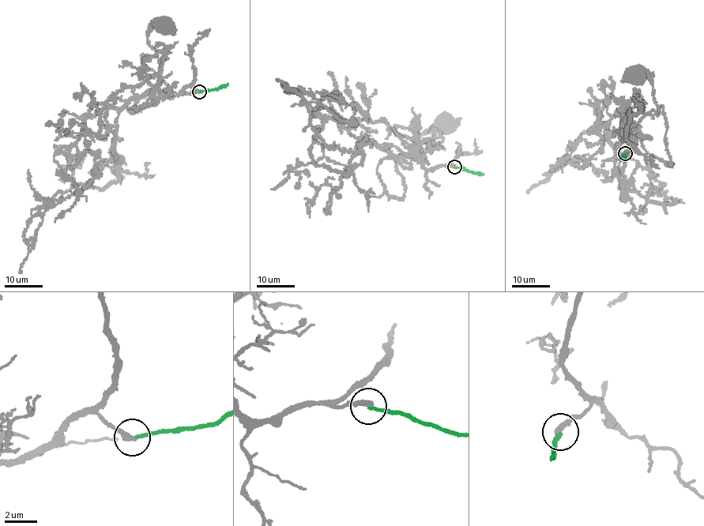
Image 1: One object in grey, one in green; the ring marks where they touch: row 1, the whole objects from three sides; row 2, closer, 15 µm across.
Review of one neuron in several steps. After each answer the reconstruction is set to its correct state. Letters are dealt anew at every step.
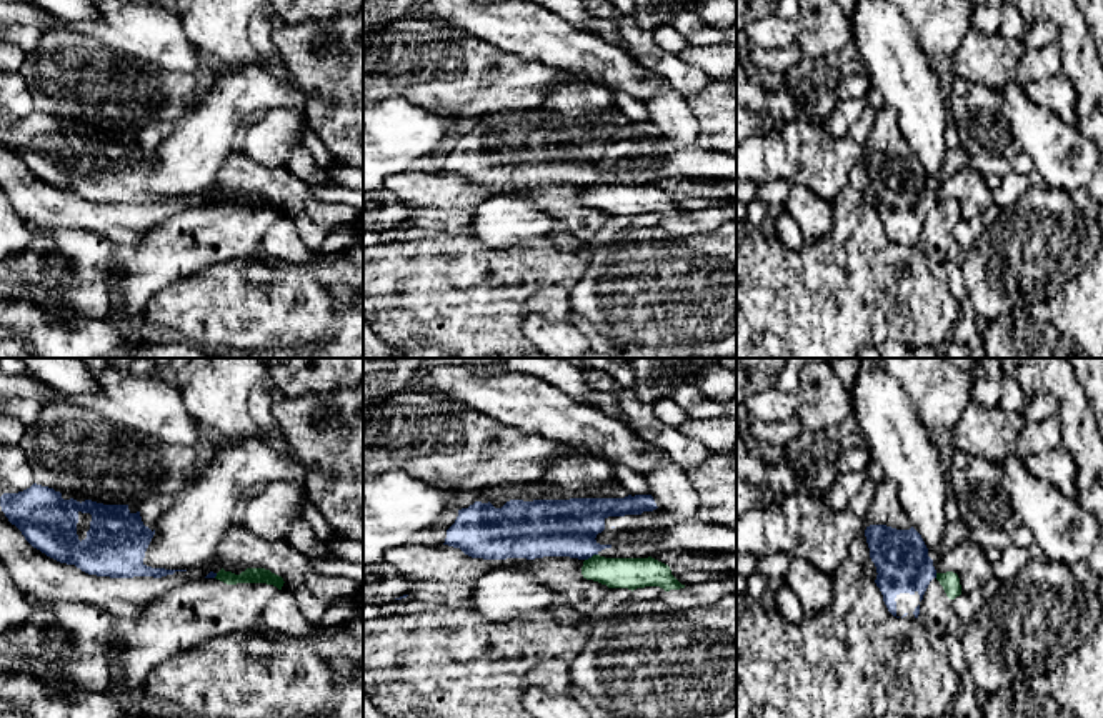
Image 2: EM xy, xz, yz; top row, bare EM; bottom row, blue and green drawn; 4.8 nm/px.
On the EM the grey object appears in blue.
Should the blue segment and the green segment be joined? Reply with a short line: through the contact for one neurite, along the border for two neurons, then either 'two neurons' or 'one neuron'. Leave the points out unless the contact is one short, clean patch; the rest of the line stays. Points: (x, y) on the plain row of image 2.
line xz (597, 180), (585, 187); two neurons

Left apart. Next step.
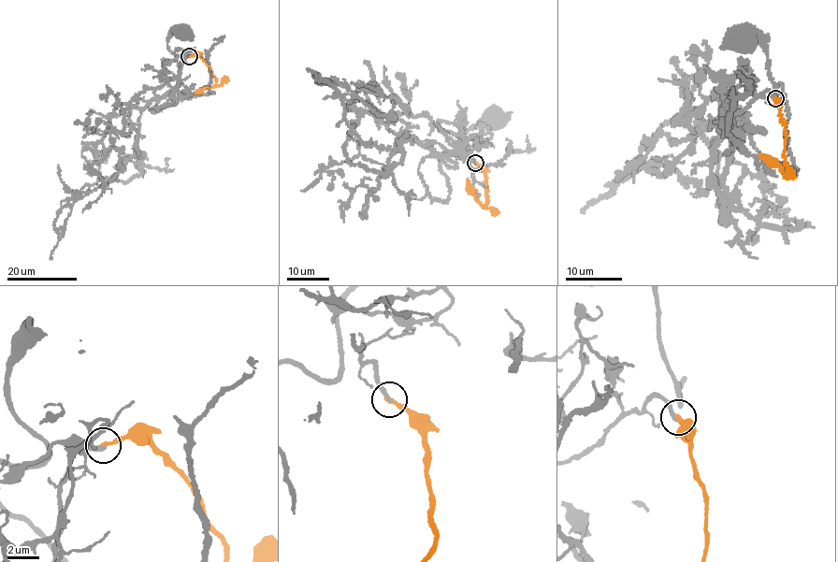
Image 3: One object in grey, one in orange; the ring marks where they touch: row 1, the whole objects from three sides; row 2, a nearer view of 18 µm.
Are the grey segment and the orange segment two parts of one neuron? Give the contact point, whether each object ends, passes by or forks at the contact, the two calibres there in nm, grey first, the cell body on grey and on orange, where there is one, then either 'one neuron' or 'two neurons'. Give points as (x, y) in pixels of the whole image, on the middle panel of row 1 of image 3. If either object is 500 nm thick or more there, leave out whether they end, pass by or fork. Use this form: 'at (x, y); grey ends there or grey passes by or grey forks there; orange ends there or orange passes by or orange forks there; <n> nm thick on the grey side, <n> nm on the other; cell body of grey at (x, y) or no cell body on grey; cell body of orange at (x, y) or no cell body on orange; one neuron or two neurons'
at (475, 163); grey ends there; orange ends there; 280 nm thick on the grey side, 280 nm on the other; cell body of grey at (494, 119); no cell body on orange; two neurons

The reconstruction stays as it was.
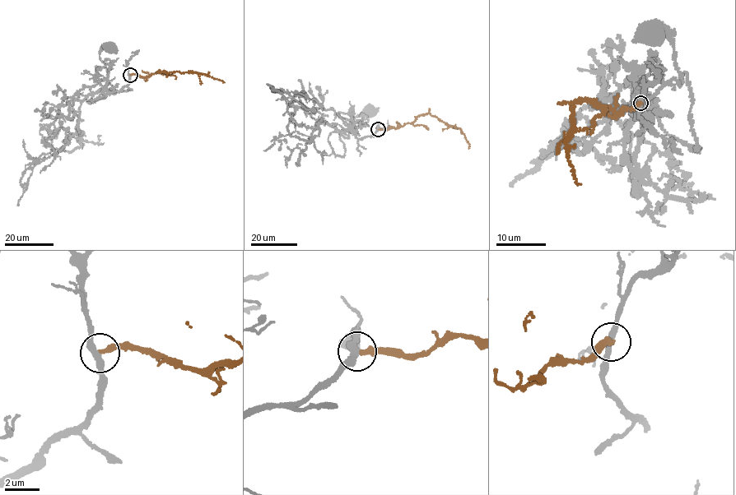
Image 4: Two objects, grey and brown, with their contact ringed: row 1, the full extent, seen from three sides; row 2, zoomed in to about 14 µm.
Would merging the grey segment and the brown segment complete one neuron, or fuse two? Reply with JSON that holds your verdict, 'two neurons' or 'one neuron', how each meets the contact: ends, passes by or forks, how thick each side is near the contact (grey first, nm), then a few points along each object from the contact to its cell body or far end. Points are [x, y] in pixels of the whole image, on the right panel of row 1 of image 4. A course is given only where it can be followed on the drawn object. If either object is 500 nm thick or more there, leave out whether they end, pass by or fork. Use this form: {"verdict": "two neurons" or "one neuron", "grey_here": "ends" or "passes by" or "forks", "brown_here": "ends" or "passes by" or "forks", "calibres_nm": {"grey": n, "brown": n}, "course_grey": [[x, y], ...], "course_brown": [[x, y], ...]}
{"verdict": "two neurons", "grey_here": "passes by", "brown_here": "ends", "calibres_nm": {"grey": 360, "brown": 320}, "course_grey": [[640, 104], [648, 127], [657, 111], [659, 127], [696, 151], [687, 76], [680, 81], [674, 42], [654, 33]], "course_brown": [[640, 104], [619, 114], [584, 99], [573, 102], [571, 121], [574, 130], [565, 142], [573, 178], [579, 183]]}

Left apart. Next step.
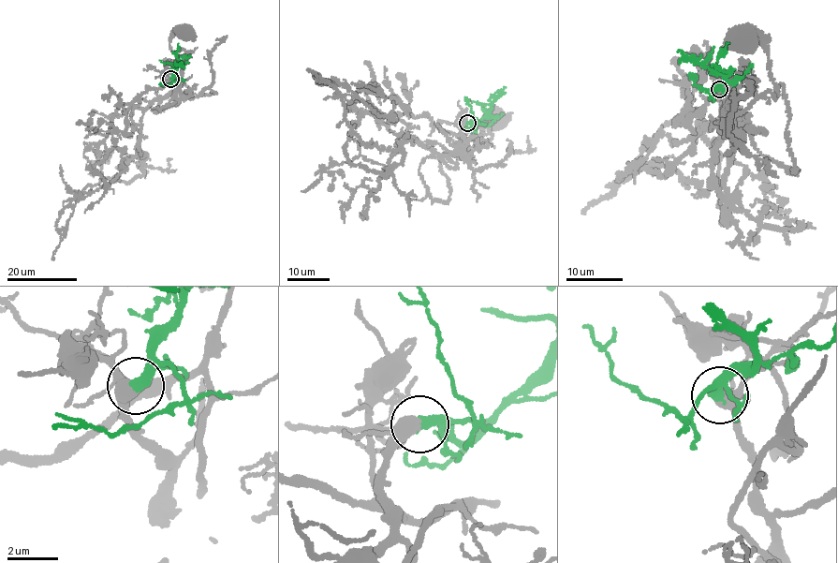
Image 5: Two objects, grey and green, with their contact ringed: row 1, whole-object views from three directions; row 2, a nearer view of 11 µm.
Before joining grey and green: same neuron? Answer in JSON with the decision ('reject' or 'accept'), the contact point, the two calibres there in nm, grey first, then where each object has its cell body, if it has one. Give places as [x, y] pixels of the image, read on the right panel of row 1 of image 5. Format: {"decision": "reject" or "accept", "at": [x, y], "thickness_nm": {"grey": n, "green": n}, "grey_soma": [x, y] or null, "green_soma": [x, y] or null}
{"decision": "accept", "at": [719, 89], "thickness_nm": {"grey": 440, "green": 440}, "grey_soma": [745, 37], "green_soma": null}

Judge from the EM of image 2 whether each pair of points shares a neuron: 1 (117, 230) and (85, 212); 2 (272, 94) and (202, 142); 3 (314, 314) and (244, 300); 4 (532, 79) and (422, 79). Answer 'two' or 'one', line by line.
1: one
2: one
3: one
4: one

